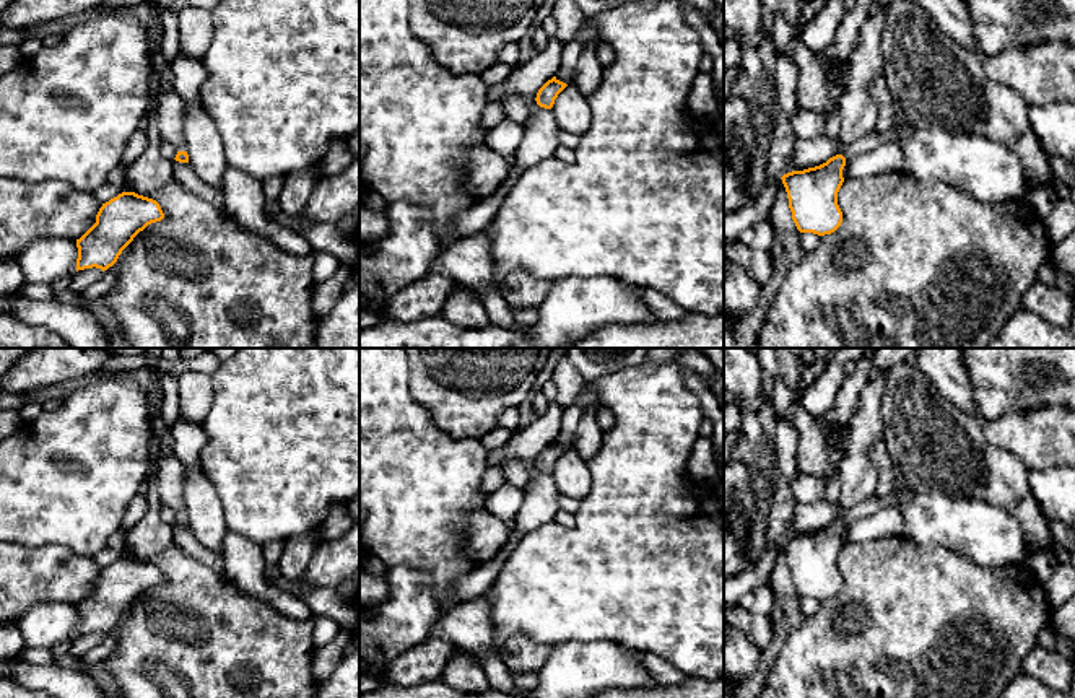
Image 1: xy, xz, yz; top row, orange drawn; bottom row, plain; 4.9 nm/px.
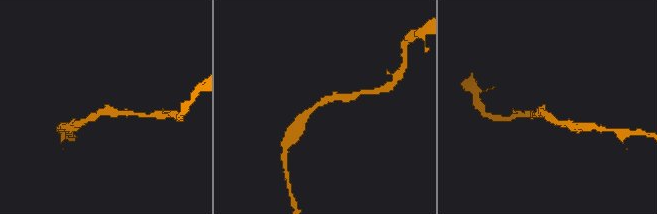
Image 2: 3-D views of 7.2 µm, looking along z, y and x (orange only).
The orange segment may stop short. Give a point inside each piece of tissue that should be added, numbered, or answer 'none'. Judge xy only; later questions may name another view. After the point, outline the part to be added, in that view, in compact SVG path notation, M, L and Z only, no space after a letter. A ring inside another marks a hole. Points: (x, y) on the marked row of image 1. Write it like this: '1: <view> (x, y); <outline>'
1: xy (171, 106); M169 63L166 72L159 72L156 112L161 142L174 145L177 151L185 151L184 109L185 103L174 89L174 73Z

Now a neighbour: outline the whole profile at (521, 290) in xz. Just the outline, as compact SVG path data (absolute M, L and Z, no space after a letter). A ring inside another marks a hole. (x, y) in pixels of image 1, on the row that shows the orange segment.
M516 270L503 281L503 298L511 309L538 308L553 281Z

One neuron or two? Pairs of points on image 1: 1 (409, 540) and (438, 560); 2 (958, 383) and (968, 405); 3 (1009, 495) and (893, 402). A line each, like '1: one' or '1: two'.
1: one
2: one
3: one

